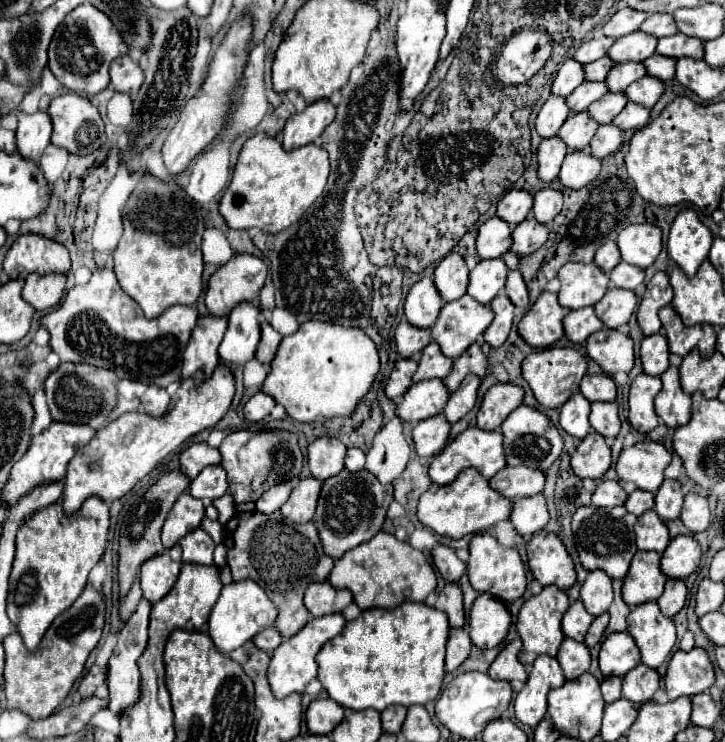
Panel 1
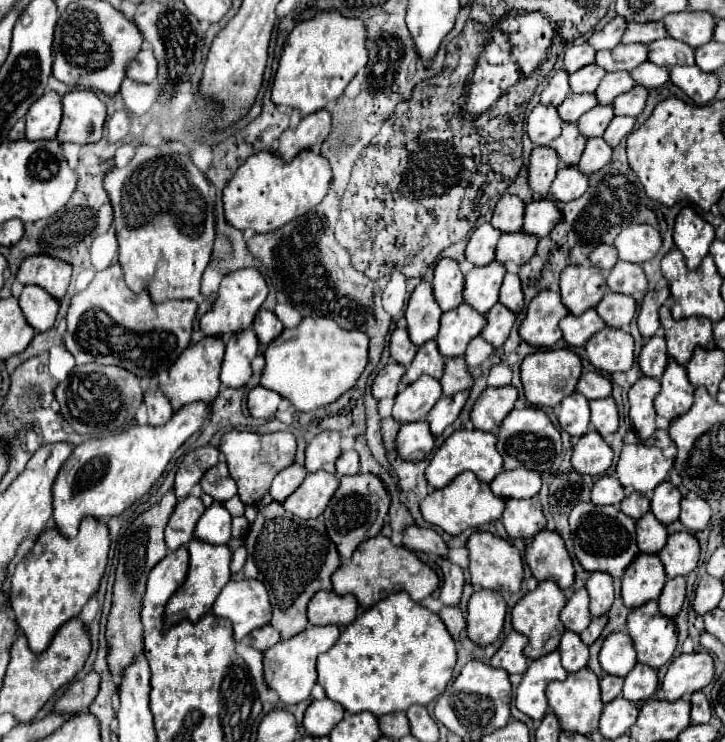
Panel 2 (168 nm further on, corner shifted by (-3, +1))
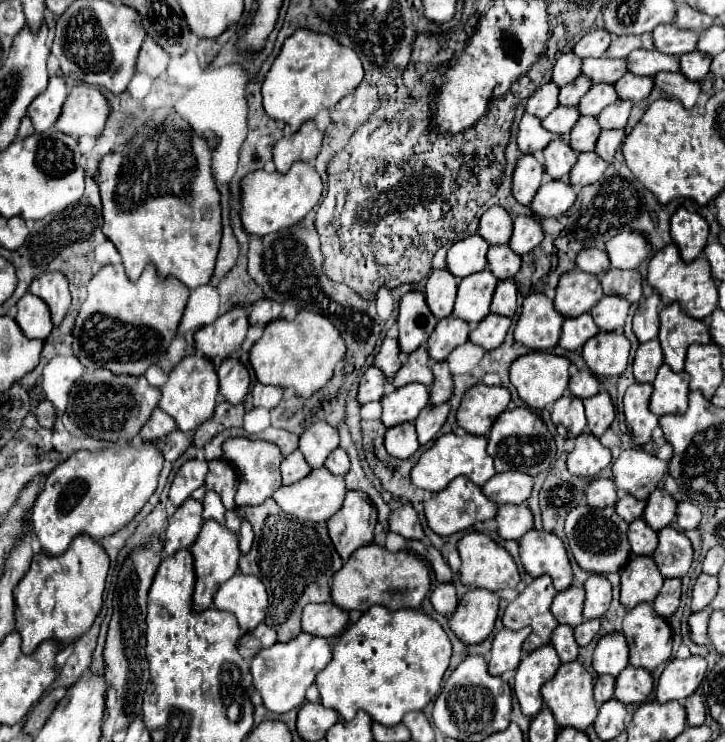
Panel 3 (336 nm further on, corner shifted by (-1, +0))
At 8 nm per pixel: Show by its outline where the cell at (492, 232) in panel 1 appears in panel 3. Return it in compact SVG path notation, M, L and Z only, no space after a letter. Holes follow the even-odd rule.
M471 235L451 245L447 251L447 269L455 277L467 277L471 273L483 271L487 267L489 243L479 235Z

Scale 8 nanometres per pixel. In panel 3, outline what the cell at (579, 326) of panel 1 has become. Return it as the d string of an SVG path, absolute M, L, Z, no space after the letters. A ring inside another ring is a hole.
M589 313L585 315L579 315L579 317L571 317L571 319L565 319L563 323L563 333L561 333L561 341L559 345L567 351L577 351L583 347L583 343L587 339L591 339L595 333L599 331L599 327L595 325L595 321L591 319Z

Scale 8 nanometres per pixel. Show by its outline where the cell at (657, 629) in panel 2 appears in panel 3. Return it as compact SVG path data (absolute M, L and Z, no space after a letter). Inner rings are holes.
M639 603L637 607L627 611L627 615L623 619L623 635L625 635L627 645L629 645L629 663L633 667L643 667L647 671L653 671L661 663L669 661L671 647L673 647L671 627L663 617L659 617L655 613L651 603Z

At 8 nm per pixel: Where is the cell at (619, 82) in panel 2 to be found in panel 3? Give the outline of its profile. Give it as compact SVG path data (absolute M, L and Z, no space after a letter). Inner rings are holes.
M595 83L587 95L579 101L579 111L581 115L593 115L597 117L603 107L615 103L619 97L615 95L615 85L611 83Z

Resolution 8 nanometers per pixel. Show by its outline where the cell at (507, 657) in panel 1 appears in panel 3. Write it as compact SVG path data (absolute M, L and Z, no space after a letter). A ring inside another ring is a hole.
M501 629L493 637L493 647L491 647L491 659L489 659L489 673L491 675L503 675L509 669L517 669L521 661L521 645L527 639L529 631L511 631L511 629Z

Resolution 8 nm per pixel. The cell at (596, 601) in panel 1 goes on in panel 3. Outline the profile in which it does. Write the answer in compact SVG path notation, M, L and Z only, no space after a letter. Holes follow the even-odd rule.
M591 575L585 581L585 609L583 609L583 617L585 619L597 619L601 617L611 603L611 583L607 581L605 575Z

